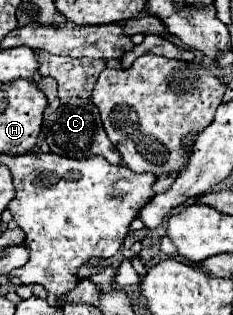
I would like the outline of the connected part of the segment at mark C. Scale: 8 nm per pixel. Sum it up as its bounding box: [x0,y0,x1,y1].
[45,98,121,164]

